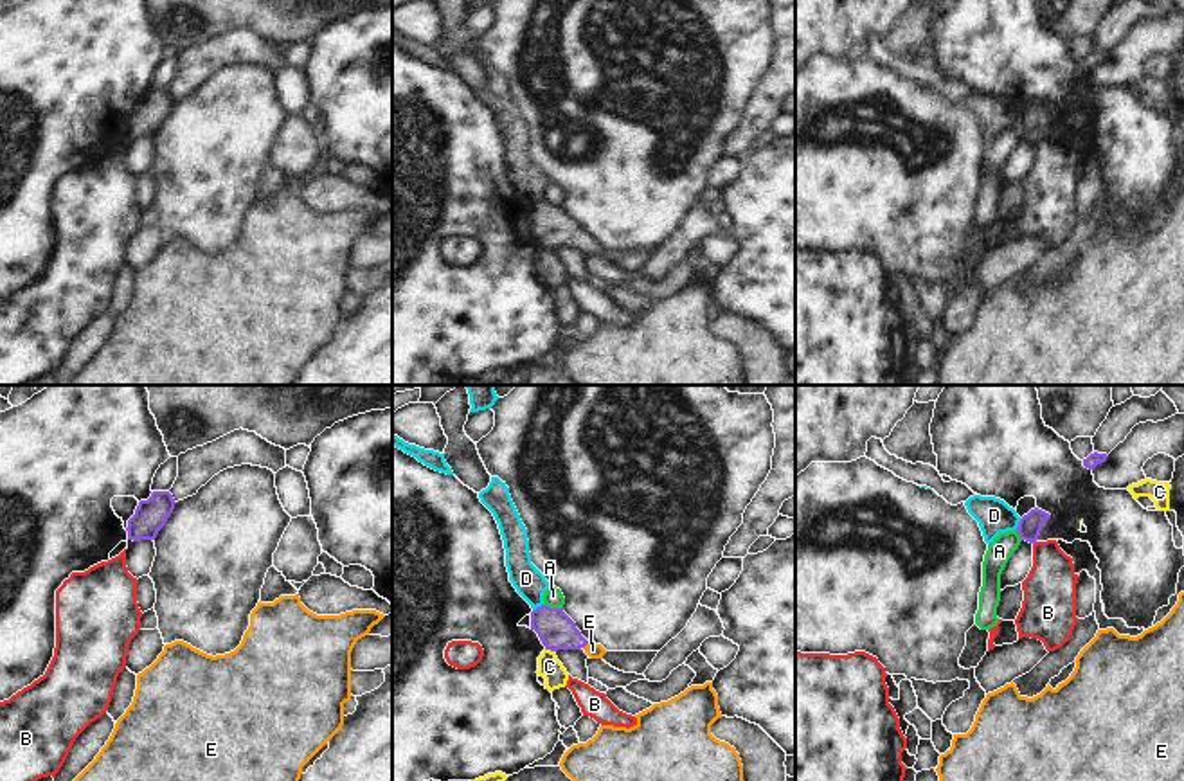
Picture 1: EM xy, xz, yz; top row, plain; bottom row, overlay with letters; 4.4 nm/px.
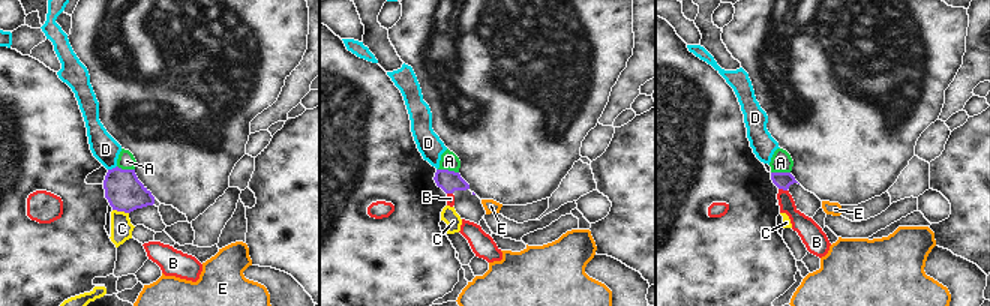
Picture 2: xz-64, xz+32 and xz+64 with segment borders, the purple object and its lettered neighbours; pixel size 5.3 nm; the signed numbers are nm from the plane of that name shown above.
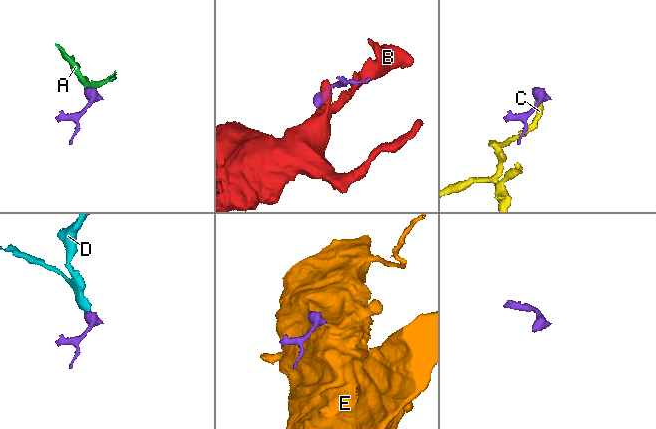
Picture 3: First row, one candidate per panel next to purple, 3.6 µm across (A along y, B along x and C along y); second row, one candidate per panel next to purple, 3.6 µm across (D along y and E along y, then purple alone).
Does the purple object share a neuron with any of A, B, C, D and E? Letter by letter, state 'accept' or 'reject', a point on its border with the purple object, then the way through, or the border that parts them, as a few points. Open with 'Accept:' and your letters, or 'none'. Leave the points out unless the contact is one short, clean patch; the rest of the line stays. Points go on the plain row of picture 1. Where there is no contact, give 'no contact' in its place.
Accept: E
A: reject | xz (553, 206) | along xz (544, 200), (562, 206)
B: reject | no contact
C: reject | xz (549, 245) | along xz (546, 245), (553, 249)
D: reject | xz (538, 204) | along xz (542, 200), (533, 207)
E: accept | xz (587, 240) | across xz (556, 227), (574, 238), (587, 240), (592, 247)

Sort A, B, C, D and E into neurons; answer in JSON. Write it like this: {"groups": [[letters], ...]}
{"groups": [["A"], ["B"], ["C"], ["D"], ["E"]]}

